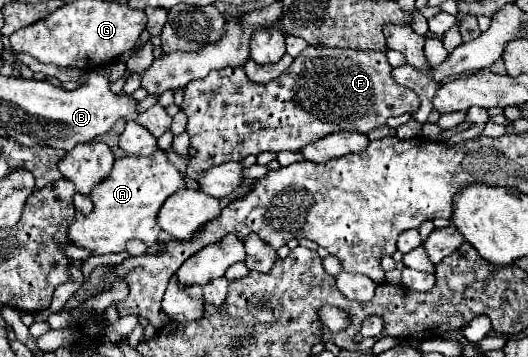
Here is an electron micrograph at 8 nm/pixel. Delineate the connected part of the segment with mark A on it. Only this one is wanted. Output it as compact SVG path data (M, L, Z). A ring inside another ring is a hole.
M157 150L155 156L147 158L119 158L115 160L113 172L91 192L95 210L89 216L77 214L75 222L69 226L69 238L75 246L87 248L93 254L123 252L127 242L141 240L147 248L157 244L161 228L157 224L157 214L163 202L177 190L185 190L183 174L167 160L165 150Z

